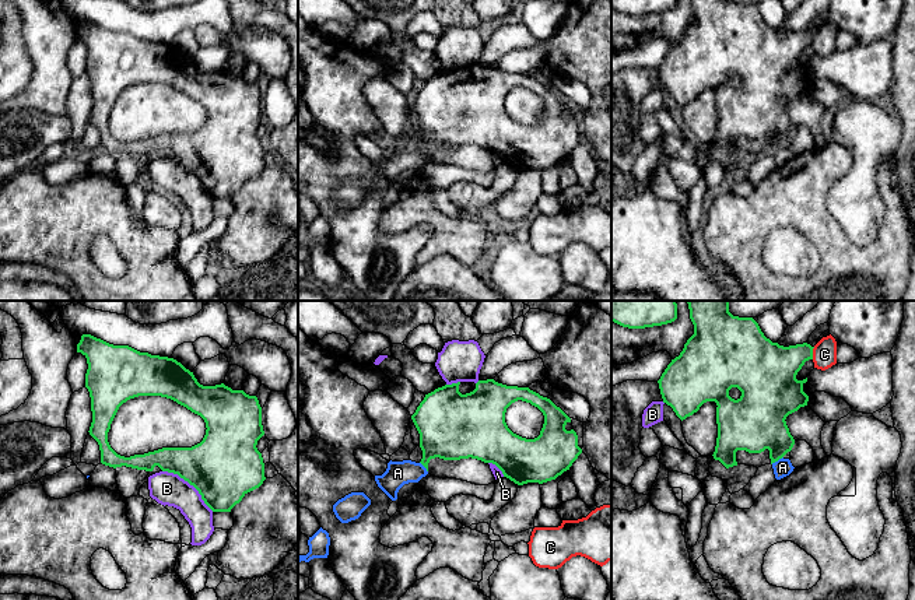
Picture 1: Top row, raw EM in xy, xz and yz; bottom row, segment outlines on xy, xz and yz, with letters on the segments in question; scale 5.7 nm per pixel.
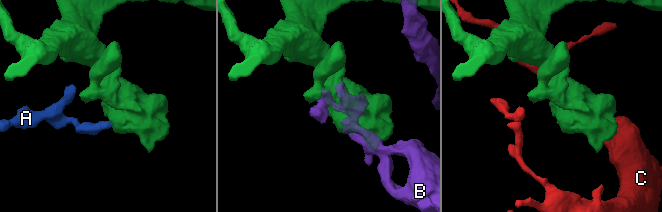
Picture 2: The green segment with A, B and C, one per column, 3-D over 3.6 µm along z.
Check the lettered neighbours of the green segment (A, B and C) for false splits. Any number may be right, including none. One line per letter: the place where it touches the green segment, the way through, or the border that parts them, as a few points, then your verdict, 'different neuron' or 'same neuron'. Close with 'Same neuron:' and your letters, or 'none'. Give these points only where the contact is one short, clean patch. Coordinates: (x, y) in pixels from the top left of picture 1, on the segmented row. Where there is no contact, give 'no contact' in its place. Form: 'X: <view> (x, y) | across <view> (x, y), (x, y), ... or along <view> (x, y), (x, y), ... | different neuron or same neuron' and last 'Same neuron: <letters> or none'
A: yz (777, 460) | along yz (782, 456), (771, 463) | different neuron
B: xy (190, 484) | different neuron
C: yz (812, 353) | different neuron
Same neuron: none

